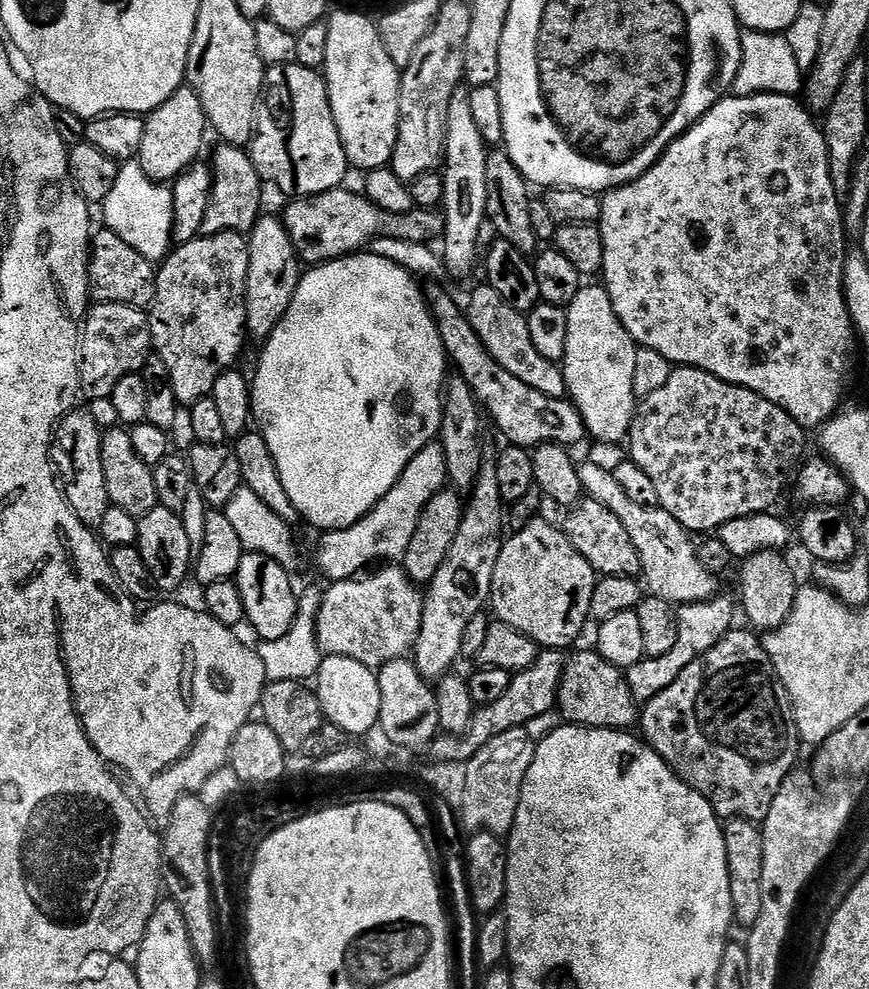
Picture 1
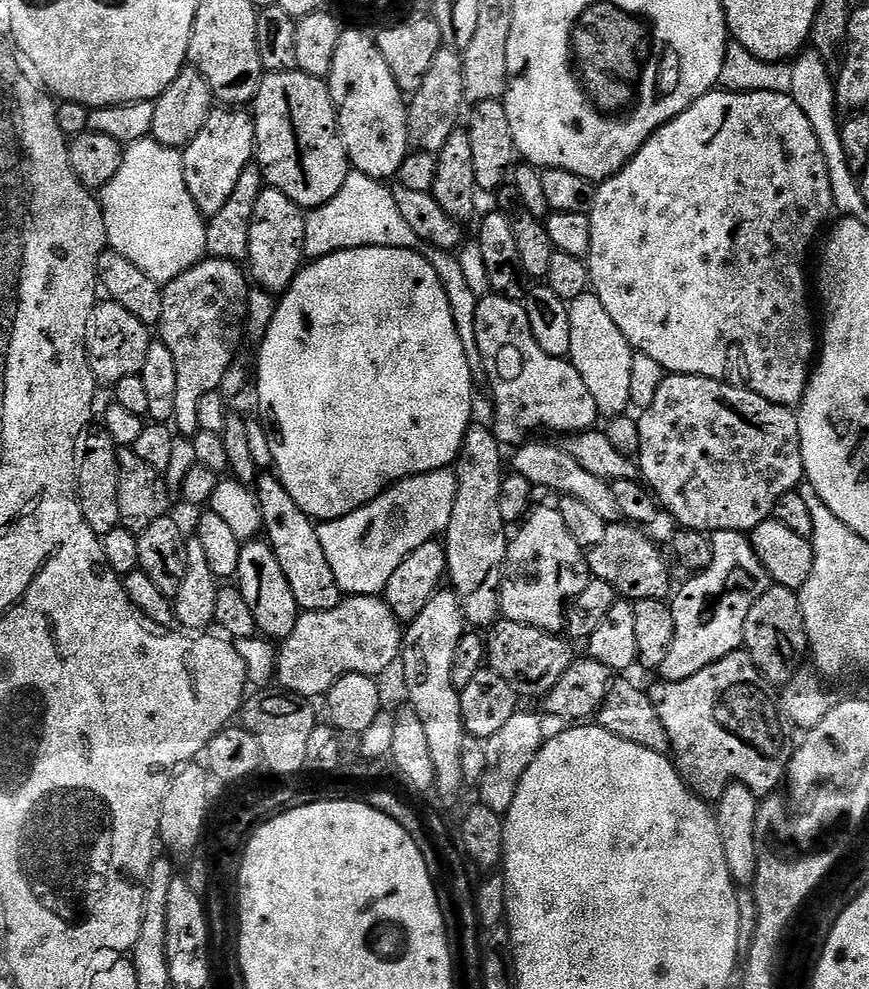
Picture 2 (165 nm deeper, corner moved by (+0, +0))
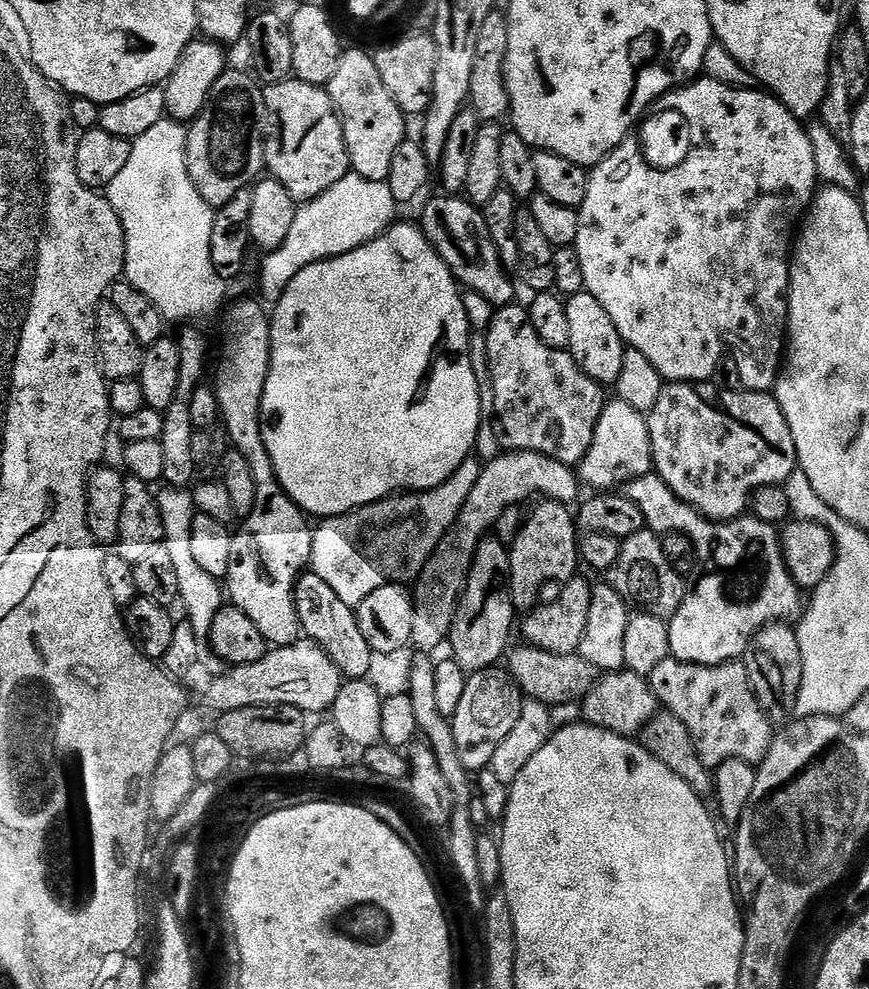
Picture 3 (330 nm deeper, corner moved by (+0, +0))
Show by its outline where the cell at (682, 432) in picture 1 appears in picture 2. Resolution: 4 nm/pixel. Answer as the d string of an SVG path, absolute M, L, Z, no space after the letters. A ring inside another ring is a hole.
M665 375L654 402L638 416L638 467L659 507L665 508L681 529L751 534L772 516L778 498L805 479L798 415L791 407L770 402L747 386L724 383L705 376Z

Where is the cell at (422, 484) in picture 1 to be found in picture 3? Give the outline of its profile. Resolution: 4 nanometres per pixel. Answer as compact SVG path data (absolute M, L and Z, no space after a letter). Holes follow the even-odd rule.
M469 458L446 483L436 488L397 494L347 512L345 516L321 519L312 534L311 571L328 582L342 602L353 609L382 586L411 581L420 575L438 542L442 542L462 506L466 506L466 498L470 498L470 490L478 482L481 467L481 461Z

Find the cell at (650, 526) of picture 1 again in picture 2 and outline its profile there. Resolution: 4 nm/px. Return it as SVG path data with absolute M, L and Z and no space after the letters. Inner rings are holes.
M525 442L513 451L516 453L512 456L512 464L510 460L510 468L515 475L526 478L537 489L549 488L550 491L556 492L555 494L573 496L578 498L578 502L586 502L586 506L590 506L590 510L594 510L598 518L609 522L617 519L618 513L609 481L594 478L594 474L578 466L578 462L574 462L574 458L570 458L570 454L564 451L563 447L556 445L555 448L552 444L532 443Z

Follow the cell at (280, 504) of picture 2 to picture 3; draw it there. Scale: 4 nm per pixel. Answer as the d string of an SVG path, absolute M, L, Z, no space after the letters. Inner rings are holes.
M311 570L297 580L294 594L296 613L305 637L315 641L327 653L345 679L365 679L373 652L358 627L355 609L346 606L331 590L330 584Z

